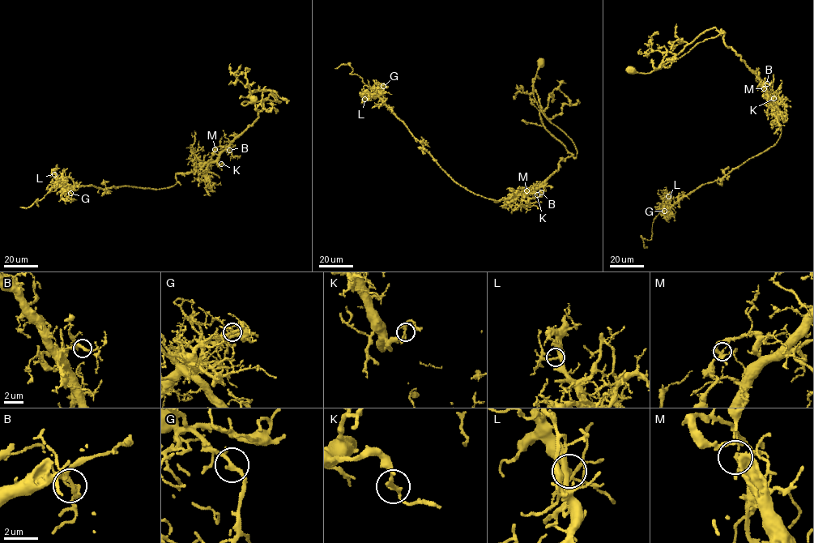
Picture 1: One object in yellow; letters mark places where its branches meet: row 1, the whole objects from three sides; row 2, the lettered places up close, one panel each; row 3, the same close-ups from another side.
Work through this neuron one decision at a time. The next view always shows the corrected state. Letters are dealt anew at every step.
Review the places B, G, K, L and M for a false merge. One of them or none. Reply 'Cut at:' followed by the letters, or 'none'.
Cut at: M

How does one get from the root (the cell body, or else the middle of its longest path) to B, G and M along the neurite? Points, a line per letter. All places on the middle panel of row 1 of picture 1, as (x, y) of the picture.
B: (541, 63), (534, 96), (577, 152), (575, 158), (562, 157), (559, 169), (539, 187), (541, 192)
G: (541, 63), (534, 96), (577, 156), (562, 157), (533, 190), (496, 202), (453, 181), (385, 104), (383, 86)
M: (541, 63), (534, 96), (577, 152), (575, 158), (562, 157), (559, 169), (526, 190)

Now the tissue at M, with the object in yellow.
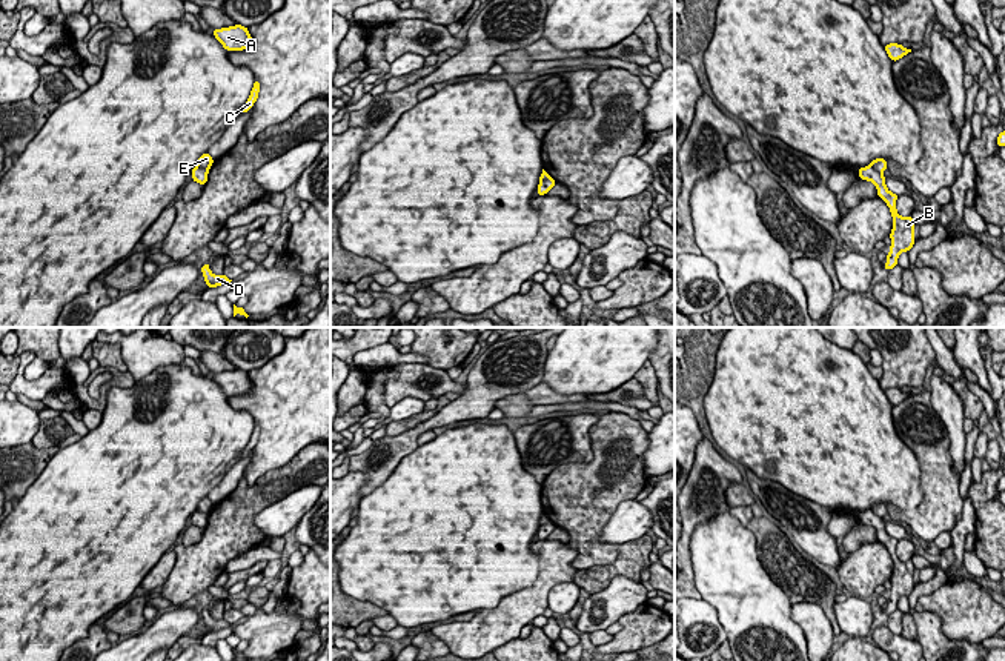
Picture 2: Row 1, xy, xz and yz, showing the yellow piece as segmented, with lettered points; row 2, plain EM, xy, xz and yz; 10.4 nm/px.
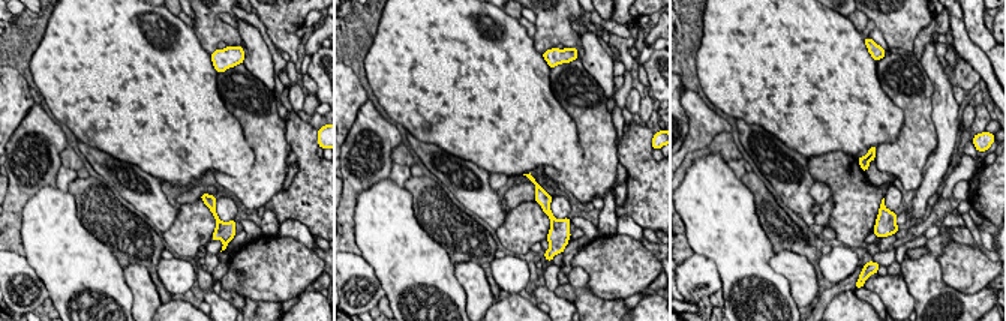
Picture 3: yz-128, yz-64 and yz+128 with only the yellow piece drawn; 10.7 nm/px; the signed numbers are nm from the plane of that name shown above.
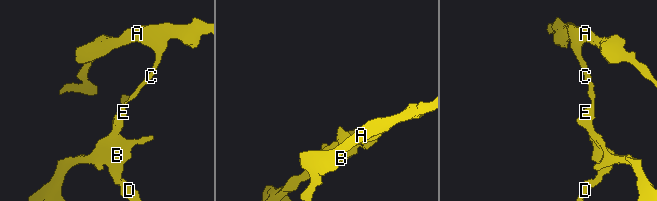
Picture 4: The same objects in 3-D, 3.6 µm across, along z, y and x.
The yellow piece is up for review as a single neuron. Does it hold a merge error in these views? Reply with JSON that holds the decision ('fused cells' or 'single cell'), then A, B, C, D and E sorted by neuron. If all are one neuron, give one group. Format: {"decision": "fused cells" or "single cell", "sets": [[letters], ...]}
{"decision": "fused cells", "sets": [["A", "C", "E"], ["B", "D"]]}

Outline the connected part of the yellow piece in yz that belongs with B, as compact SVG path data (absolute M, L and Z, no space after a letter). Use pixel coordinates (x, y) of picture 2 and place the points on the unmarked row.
M871 509L857 513L857 518L862 524L871 526L876 529L877 540L888 549L893 560L893 573L890 578L891 593L887 600L887 609L884 613L890 615L897 609L899 598L908 596L914 589L914 564L911 560L901 561L896 555L897 538L893 538L885 530L885 521L877 517Z

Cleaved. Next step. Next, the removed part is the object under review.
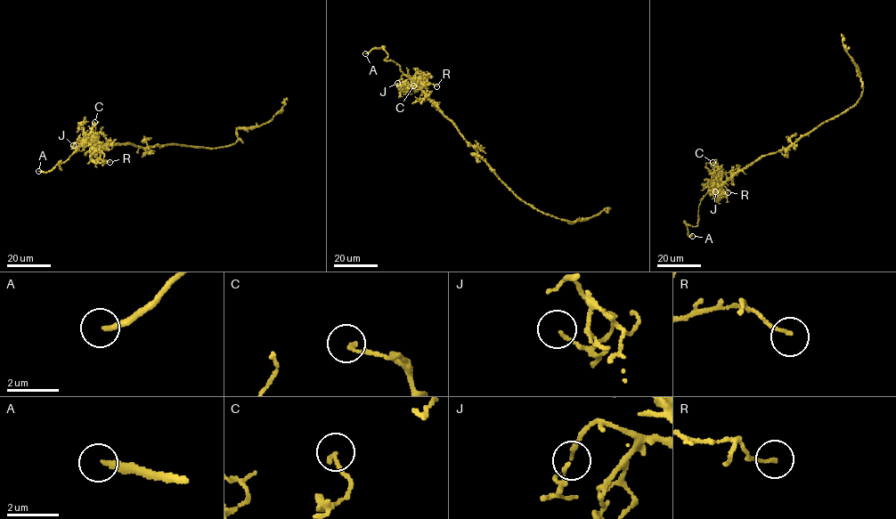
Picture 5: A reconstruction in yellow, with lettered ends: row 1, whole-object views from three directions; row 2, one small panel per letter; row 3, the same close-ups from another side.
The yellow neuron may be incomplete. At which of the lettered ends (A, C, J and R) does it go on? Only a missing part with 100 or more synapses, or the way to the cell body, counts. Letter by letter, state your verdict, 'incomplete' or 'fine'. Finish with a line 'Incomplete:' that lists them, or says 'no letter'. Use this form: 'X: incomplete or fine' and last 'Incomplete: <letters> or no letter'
A: incomplete
C: fine
J: fine
R: fine
Incomplete: A

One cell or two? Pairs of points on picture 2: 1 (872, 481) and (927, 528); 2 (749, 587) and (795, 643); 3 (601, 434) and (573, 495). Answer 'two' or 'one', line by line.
1: two
2: one
3: one

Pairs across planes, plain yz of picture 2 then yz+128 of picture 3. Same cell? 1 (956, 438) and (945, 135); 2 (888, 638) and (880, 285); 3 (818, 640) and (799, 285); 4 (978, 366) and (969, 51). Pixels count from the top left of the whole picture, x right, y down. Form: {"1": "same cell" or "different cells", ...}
{"1": "same cell", "2": "same cell", "3": "same cell", "4": "same cell"}

